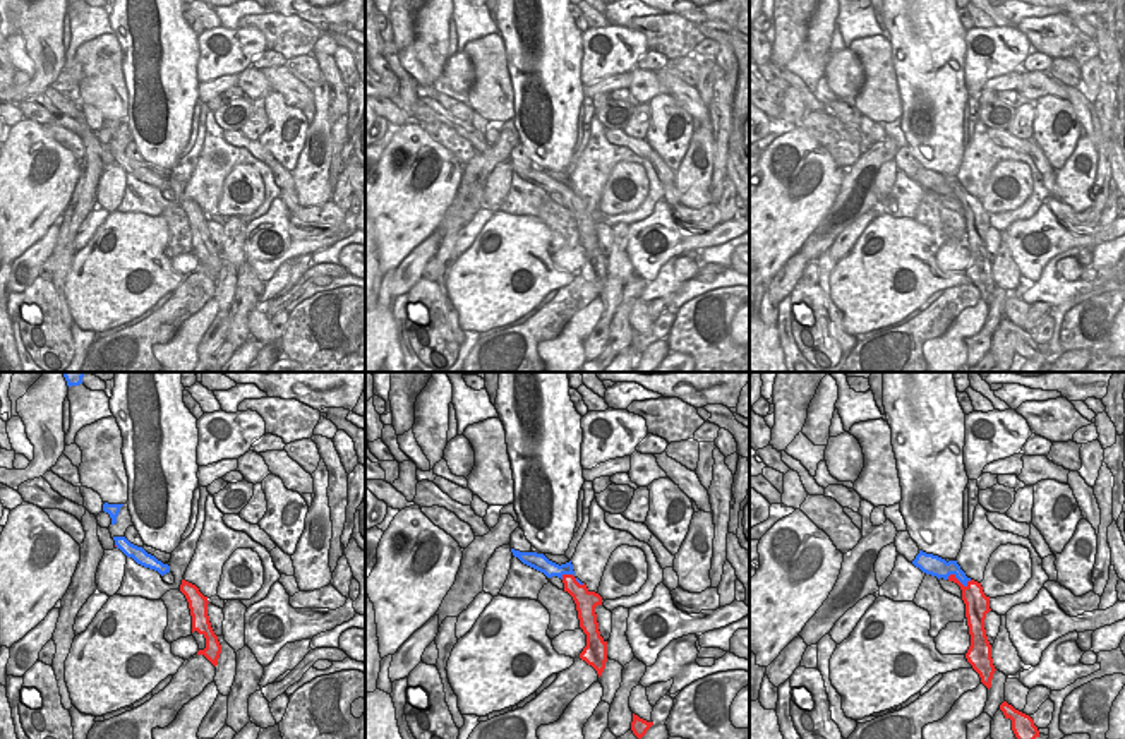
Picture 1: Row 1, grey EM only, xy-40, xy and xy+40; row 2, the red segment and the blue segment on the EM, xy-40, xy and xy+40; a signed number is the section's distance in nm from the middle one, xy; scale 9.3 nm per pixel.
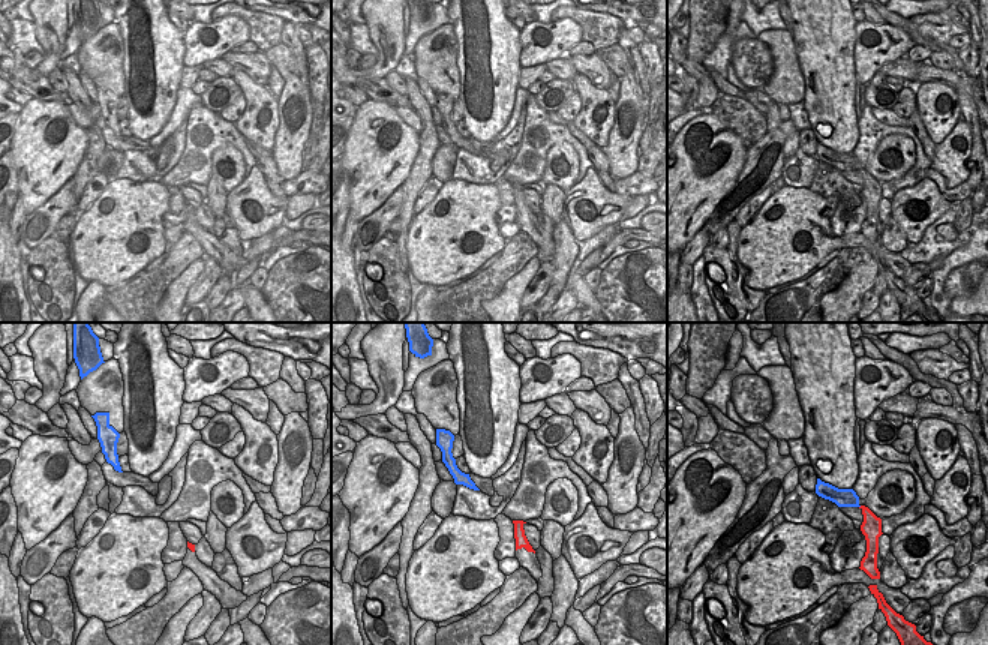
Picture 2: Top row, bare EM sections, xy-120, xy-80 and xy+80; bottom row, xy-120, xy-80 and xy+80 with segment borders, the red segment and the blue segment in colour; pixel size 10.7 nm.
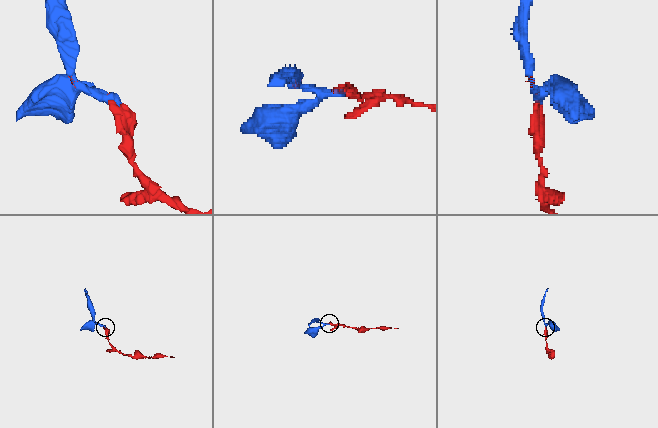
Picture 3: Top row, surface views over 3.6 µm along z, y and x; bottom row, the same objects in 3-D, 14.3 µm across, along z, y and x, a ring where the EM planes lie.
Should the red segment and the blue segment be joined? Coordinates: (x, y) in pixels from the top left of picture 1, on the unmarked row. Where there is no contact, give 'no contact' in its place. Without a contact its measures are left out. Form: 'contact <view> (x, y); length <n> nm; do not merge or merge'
contact xy+40 (957, 196); length 240 nm; do not merge

